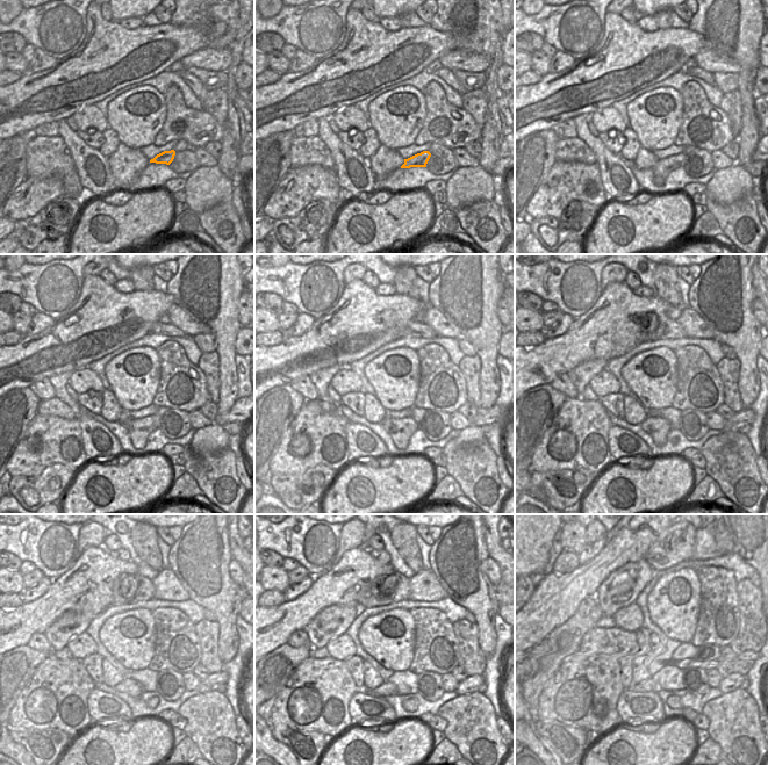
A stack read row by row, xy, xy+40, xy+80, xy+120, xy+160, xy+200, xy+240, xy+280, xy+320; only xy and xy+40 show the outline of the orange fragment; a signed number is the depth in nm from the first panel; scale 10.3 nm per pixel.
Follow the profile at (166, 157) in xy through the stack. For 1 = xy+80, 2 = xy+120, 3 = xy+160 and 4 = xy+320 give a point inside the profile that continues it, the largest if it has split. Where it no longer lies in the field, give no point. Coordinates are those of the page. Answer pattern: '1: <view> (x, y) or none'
1: xy+80 (662, 167)
2: xy+120 (140, 430)
3: xy+160 (400, 430)
4: xy+320 (658, 680)

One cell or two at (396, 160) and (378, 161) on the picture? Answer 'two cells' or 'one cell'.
one cell

